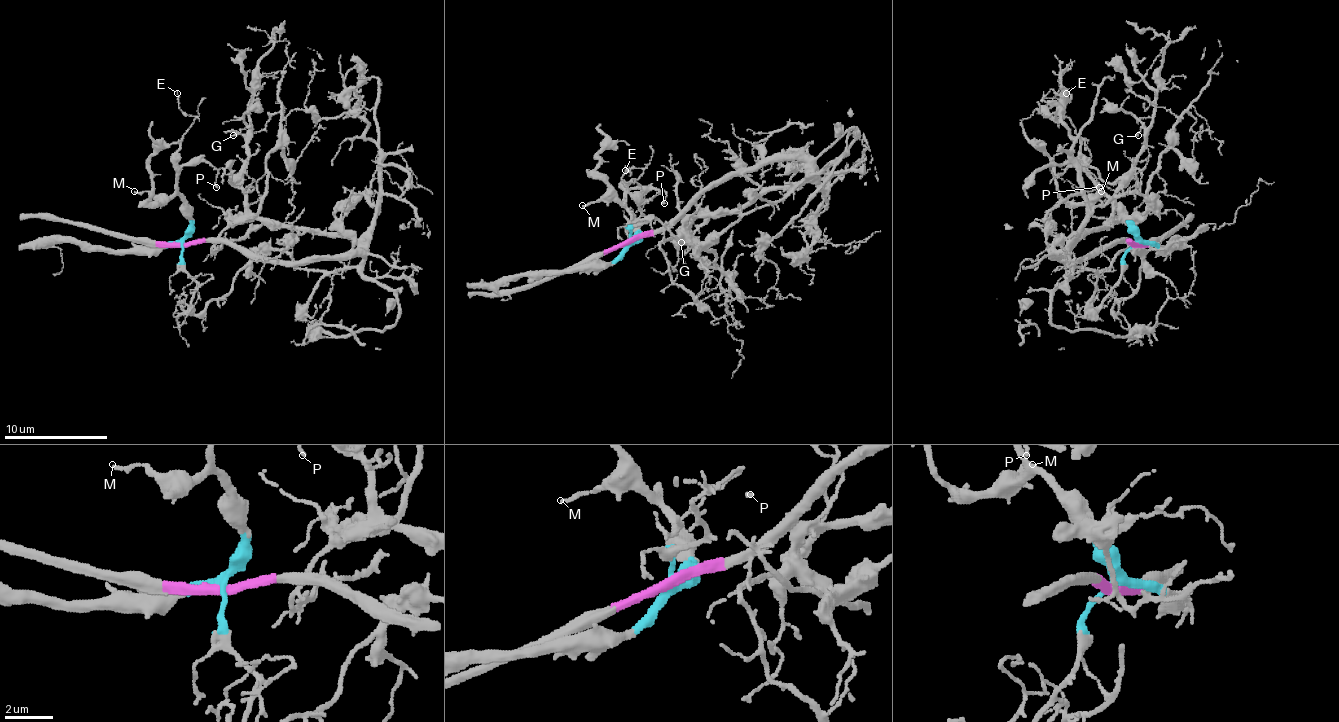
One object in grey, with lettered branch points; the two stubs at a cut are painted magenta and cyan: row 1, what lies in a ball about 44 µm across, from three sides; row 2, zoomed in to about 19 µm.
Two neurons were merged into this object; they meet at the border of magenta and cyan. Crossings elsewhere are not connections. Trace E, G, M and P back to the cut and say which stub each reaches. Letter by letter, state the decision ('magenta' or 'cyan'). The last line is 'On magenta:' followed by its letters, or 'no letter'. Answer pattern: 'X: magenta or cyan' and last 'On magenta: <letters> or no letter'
E: cyan
G: magenta
M: cyan
P: cyan
On magenta: G

